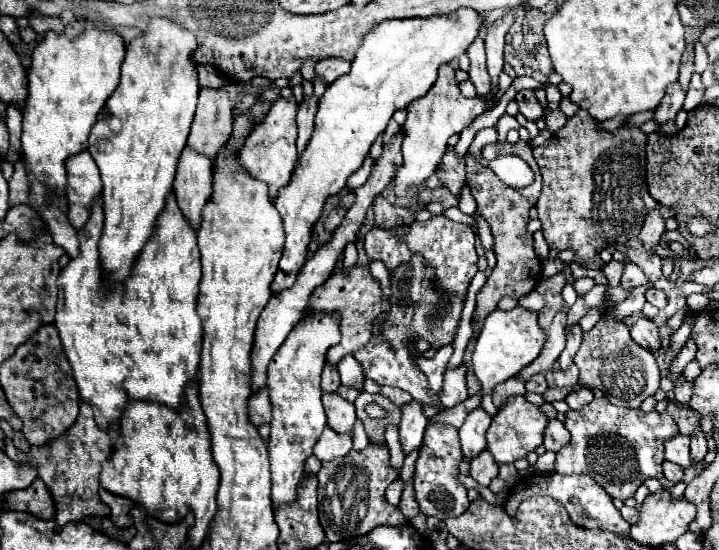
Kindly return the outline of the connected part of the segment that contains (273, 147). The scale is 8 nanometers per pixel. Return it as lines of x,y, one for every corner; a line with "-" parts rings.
279,97
269,113
265,115
265,119
253,127
251,135
247,137
243,149
239,151
239,161
243,165
243,169
255,177
261,179
269,185
269,197
275,199
279,195
279,189
283,189
287,185
287,181
291,181
291,173
293,173
293,161
297,161
297,149
295,149
295,139
297,139
297,125
295,125
295,115
297,115
297,105
295,99
283,99

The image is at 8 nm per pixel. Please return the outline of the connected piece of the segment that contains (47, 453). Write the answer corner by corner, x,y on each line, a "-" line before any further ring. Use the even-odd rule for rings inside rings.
81,403
79,417
73,423
73,427
67,429
65,435
57,437
43,449
31,447
29,453
21,453
7,439
5,453
9,459
27,463
37,469
37,477
45,481
45,485
55,501
55,523
57,523
57,527
63,527
65,523
81,521
83,517
89,517
89,515
95,515
95,517
109,515
109,507
105,503
101,503
101,499
99,499
99,473
101,473
101,463
107,461
115,449
117,437
119,437
117,429
109,429
109,431
99,429
93,419
91,407

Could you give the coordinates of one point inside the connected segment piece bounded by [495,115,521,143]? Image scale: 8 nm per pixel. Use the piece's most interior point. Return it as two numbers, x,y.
506,122

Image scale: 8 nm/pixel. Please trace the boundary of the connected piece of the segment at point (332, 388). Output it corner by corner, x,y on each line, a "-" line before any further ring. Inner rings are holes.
325,365
323,369
323,375
321,375
321,389
323,393
335,393
339,389
339,373
335,367
331,365

